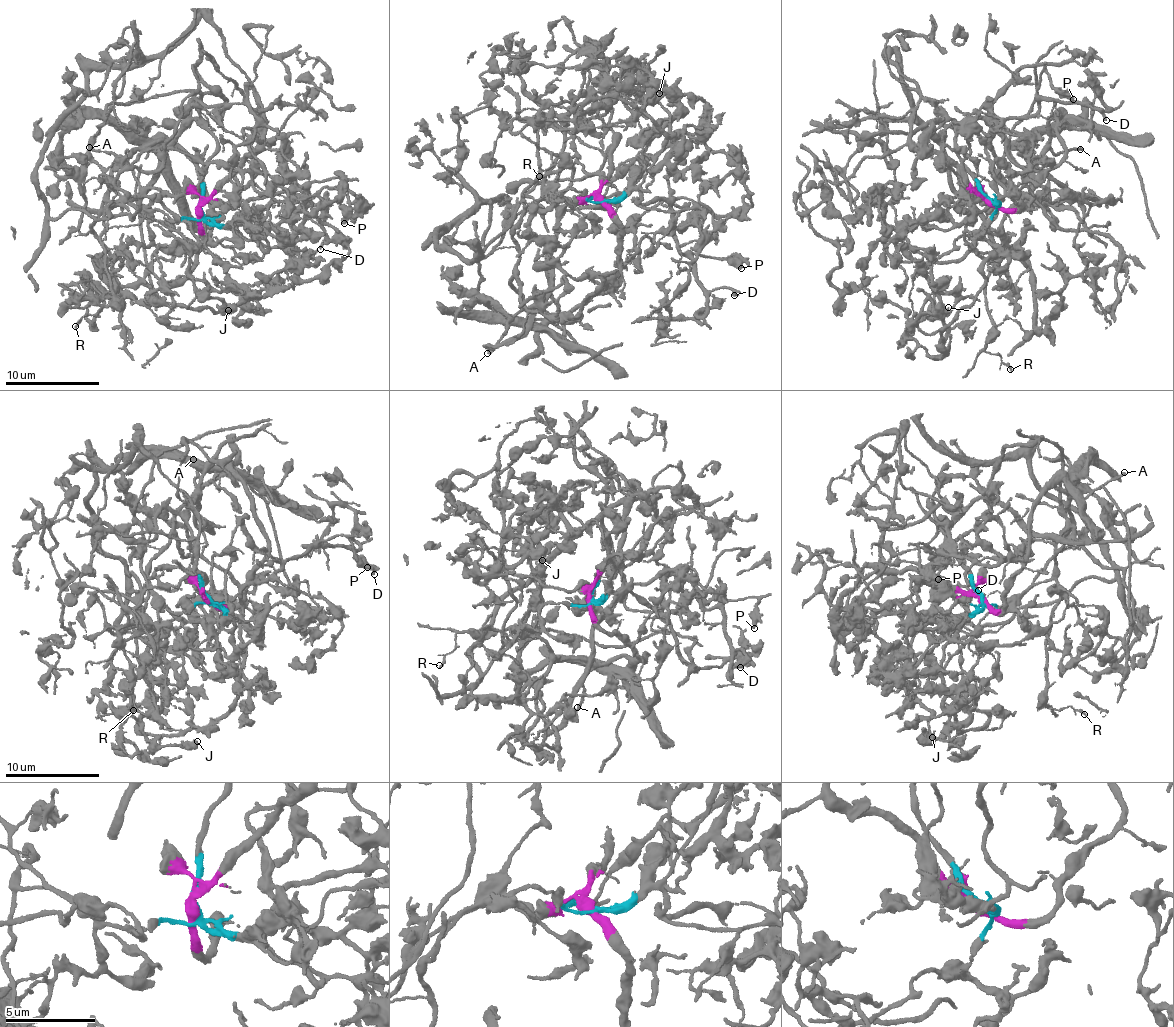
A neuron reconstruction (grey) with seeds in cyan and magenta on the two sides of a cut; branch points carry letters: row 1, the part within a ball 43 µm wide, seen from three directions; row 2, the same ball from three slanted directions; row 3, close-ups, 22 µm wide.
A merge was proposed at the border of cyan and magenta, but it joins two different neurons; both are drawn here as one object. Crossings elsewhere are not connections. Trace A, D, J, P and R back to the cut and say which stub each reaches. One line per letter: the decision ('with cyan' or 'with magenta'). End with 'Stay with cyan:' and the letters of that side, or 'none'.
A: with magenta
D: with cyan
J: with cyan
P: with cyan
R: with magenta
Stay with cyan: D, J, P

